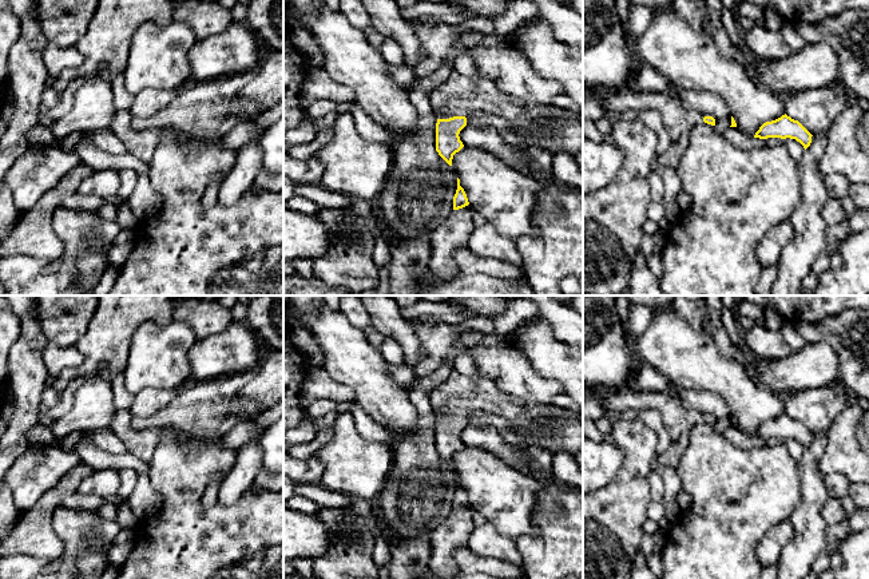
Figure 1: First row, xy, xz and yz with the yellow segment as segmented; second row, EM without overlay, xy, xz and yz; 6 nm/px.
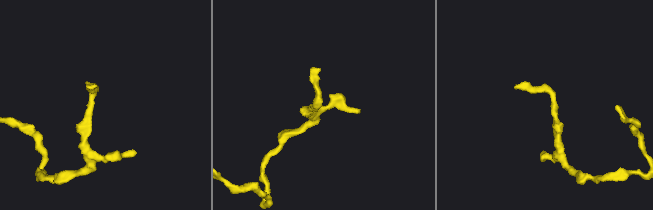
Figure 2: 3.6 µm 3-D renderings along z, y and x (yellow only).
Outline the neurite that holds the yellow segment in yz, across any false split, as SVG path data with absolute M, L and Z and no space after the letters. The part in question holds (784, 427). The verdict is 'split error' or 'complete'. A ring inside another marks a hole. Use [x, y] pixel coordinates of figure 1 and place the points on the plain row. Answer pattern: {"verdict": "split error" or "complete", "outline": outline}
{"verdict": "complete", "outline": "M786 413L781 417L763 423L755 432L754 437L781 437L781 439L795 439L806 449L812 443L812 433L798 421L787 416Z"}

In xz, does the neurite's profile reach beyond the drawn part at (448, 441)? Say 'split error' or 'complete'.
split error

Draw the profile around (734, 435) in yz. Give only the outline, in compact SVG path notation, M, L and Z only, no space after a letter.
M729 427L722 432L723 437L741 449L754 449L766 445L766 439L743 433L738 427Z

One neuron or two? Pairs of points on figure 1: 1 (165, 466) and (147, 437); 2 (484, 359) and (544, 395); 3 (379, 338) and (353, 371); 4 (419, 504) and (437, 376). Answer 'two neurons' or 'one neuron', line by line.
1: two neurons
2: one neuron
3: two neurons
4: one neuron

